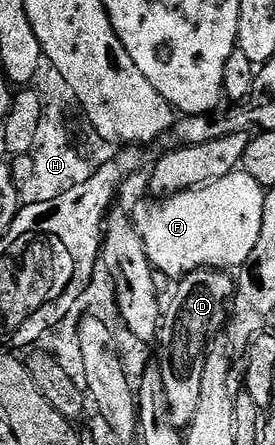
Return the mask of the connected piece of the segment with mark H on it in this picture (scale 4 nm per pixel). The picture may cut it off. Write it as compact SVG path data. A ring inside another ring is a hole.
M47 59L41 61L37 92L43 106L43 116L37 130L37 139L31 156L34 162L34 176L29 185L21 190L22 202L26 205L41 205L41 201L53 201L61 193L69 193L77 185L89 181L93 174L92 164L83 160L83 155L71 144L71 131L67 128L67 110L76 106L73 89L69 89L65 77L53 69Z

